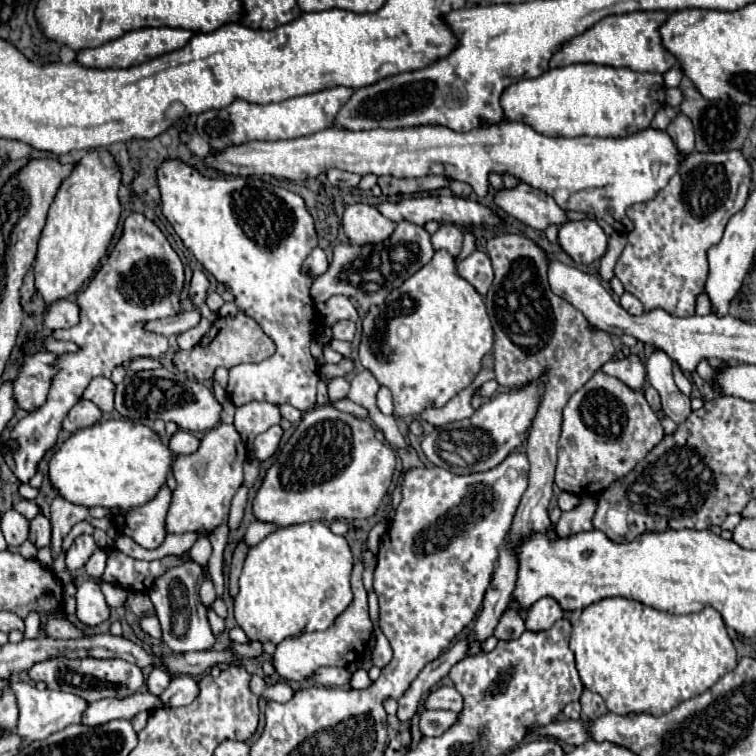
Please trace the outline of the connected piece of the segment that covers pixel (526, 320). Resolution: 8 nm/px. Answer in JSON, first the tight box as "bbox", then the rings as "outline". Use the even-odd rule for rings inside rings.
{"bbox":[469,233,615,655],"outline":[[[501,233],[487,241],[487,255],[491,257],[495,279],[487,291],[485,305],[495,331],[495,375],[497,383],[503,387],[521,387],[535,381],[545,369],[549,369],[549,379],[545,385],[545,395],[539,411],[533,419],[527,437],[527,457],[529,457],[529,487],[521,497],[519,509],[515,513],[509,539],[499,553],[497,569],[483,597],[483,609],[475,621],[475,647],[469,655],[479,653],[479,639],[493,635],[499,615],[507,609],[519,571],[517,547],[527,535],[543,533],[551,529],[547,505],[553,495],[553,473],[557,463],[557,441],[561,433],[561,411],[569,397],[591,379],[591,375],[607,361],[611,361],[615,347],[605,331],[591,331],[587,319],[563,297],[555,295],[547,283],[547,255],[529,237]]]}

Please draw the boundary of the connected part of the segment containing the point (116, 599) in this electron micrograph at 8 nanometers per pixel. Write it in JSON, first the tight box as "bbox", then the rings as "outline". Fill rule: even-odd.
{"bbox":[100,582,128,608],"outline":[[[100,582],[101,591],[105,596],[105,600],[108,605],[112,608],[117,608],[123,606],[128,591],[123,589],[120,585],[115,585],[114,583],[103,583]]]}

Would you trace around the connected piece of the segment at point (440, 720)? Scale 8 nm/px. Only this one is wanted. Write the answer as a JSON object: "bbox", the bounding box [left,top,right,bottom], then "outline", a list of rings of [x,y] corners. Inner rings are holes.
{"bbox":[419,711,455,737],"outline":[[[421,711],[419,713],[419,731],[423,735],[435,737],[447,731],[455,723],[455,713],[453,711]]]}

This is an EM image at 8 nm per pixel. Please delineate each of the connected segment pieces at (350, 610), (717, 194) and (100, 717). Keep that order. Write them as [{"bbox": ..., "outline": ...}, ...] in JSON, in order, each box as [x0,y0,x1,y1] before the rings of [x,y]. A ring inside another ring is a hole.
[{"bbox":[273,563,373,681],"outline":[[[355,563],[351,573],[351,589],[353,589],[353,601],[349,607],[335,619],[335,623],[327,631],[317,633],[303,633],[299,637],[285,639],[277,645],[277,651],[273,655],[273,665],[277,673],[287,681],[301,681],[305,677],[311,677],[319,667],[347,667],[353,661],[361,659],[369,645],[369,633],[373,629],[369,613],[367,613],[367,591],[361,583],[363,563]]]},{"bbox":[615,149,751,317],"outline":[[[733,149],[733,151],[719,151],[719,153],[693,153],[693,155],[687,155],[679,167],[679,171],[671,177],[669,185],[659,191],[659,195],[651,201],[645,201],[645,203],[637,203],[633,207],[627,209],[627,217],[633,221],[635,229],[629,233],[629,243],[625,245],[617,265],[615,265],[615,277],[619,277],[619,281],[625,285],[625,291],[633,293],[645,307],[645,311],[651,311],[651,309],[663,309],[667,311],[669,315],[673,317],[691,317],[695,315],[695,301],[697,301],[697,295],[703,291],[705,287],[705,281],[707,281],[707,249],[713,247],[715,243],[719,243],[719,239],[723,237],[723,227],[727,225],[727,221],[743,209],[745,201],[747,201],[747,195],[749,195],[749,187],[751,187],[751,167],[747,163],[747,159],[743,157],[741,151]]]},{"bbox":[83,693,159,725],"outline":[[[135,693],[123,699],[99,699],[93,701],[85,715],[83,715],[83,725],[103,725],[107,721],[113,719],[127,719],[131,721],[139,711],[147,711],[153,707],[159,707],[159,697],[151,695],[151,693]]]}]

